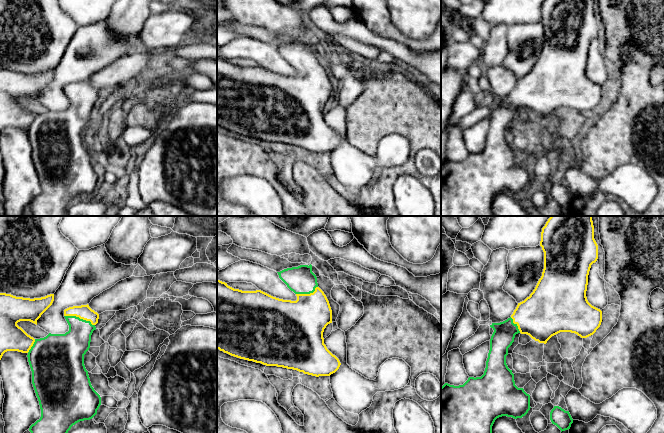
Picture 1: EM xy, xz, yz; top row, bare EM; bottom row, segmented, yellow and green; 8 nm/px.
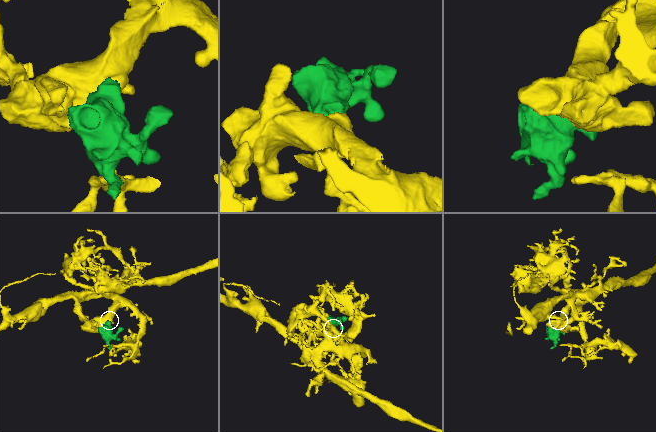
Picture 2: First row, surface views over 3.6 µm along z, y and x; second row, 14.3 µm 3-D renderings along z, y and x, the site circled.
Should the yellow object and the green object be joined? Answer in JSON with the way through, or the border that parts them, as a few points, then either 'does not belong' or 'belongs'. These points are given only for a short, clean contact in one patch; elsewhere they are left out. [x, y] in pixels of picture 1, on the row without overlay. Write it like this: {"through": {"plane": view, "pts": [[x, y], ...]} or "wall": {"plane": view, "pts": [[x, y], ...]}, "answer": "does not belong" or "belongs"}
{"answer": "belongs"}

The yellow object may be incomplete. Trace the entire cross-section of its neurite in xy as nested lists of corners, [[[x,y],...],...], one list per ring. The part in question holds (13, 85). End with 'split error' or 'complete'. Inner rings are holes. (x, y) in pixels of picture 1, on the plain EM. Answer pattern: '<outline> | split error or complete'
[[[0,69],[0,136],[7,127],[27,129],[32,147],[32,160],[39,177],[41,193],[29,204],[33,216],[66,216],[67,209],[73,201],[80,197],[90,196],[101,181],[101,173],[91,161],[88,147],[84,141],[84,131],[90,124],[91,111],[96,106],[99,90],[89,81],[73,82],[64,86],[64,93],[69,101],[65,110],[51,110],[34,115],[17,101],[20,97],[30,97],[37,101],[37,96],[52,81],[54,70],[41,74],[23,74],[11,70]]] | split error

